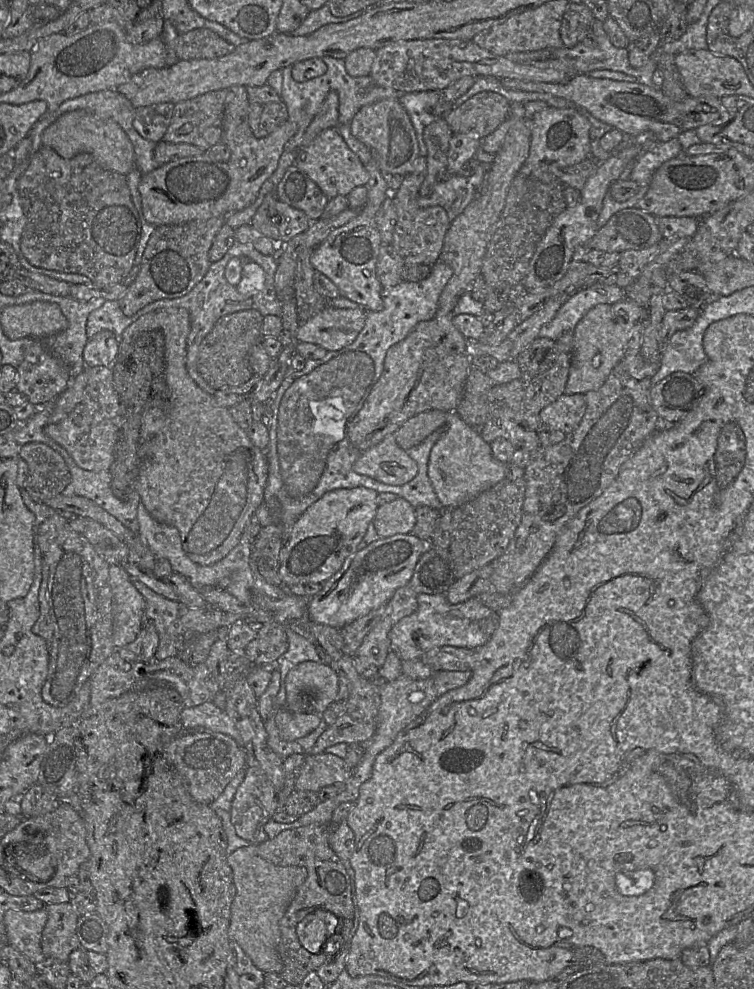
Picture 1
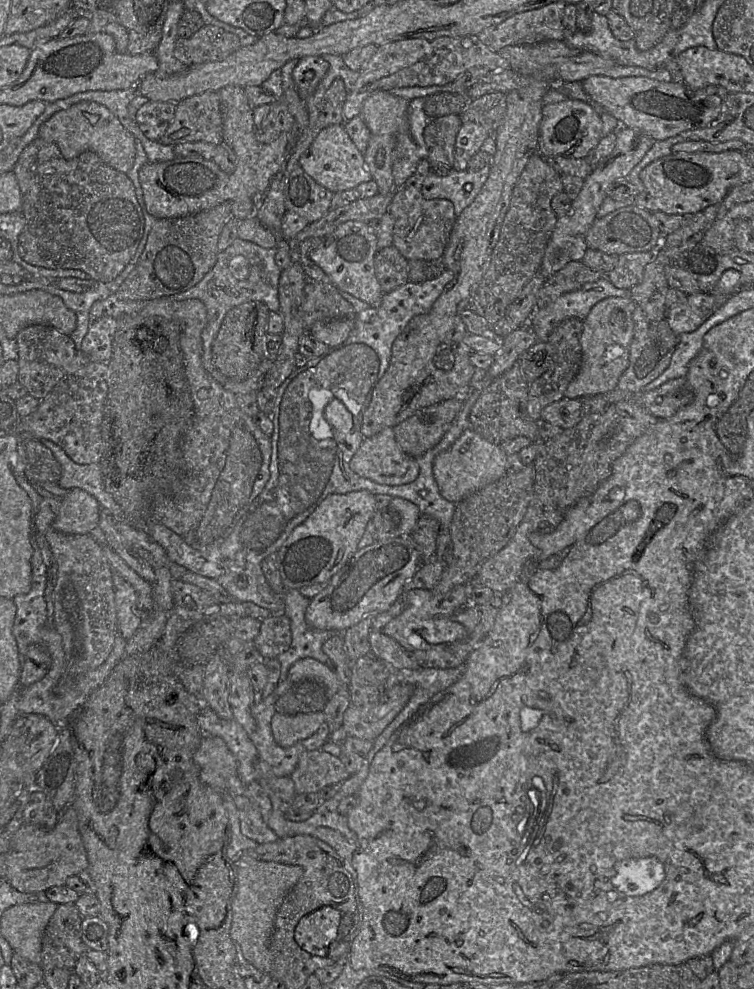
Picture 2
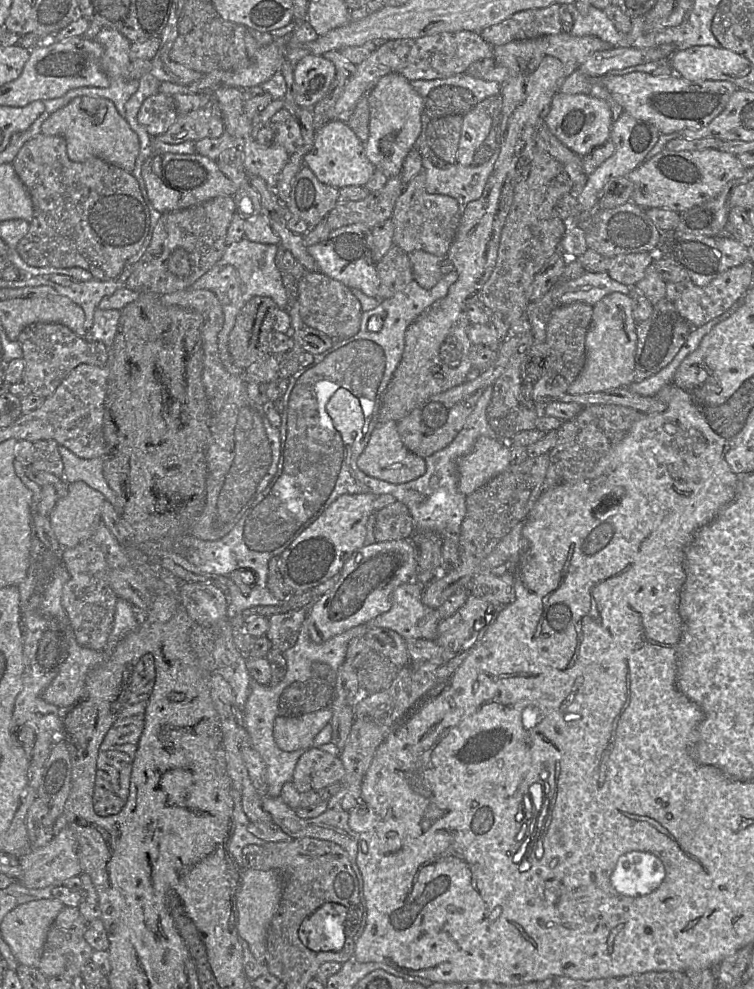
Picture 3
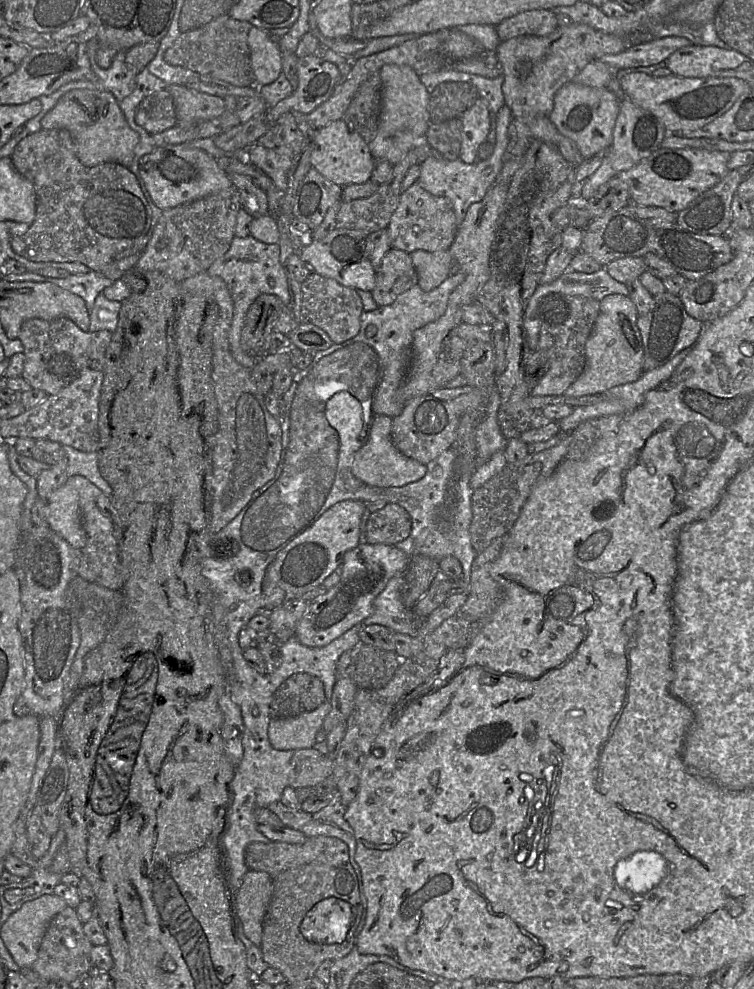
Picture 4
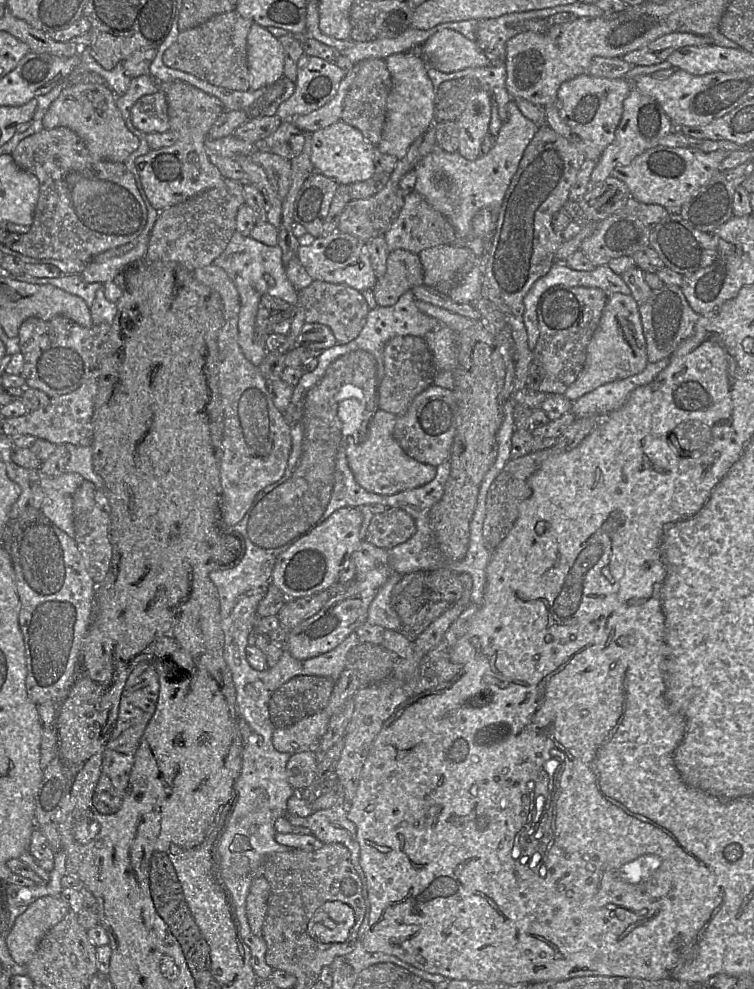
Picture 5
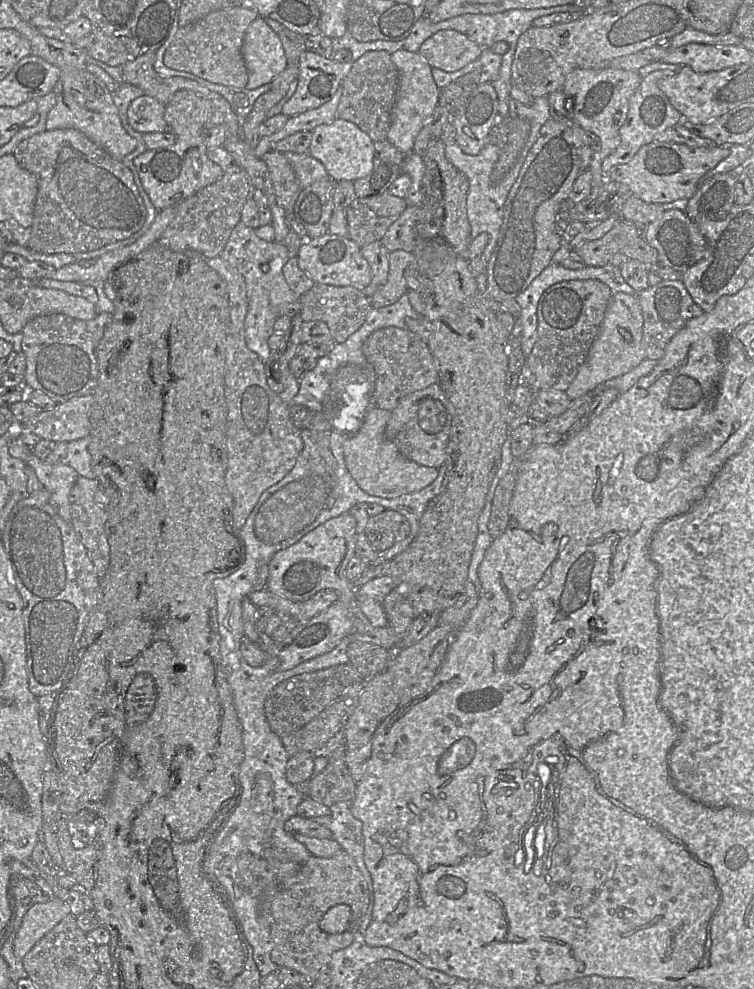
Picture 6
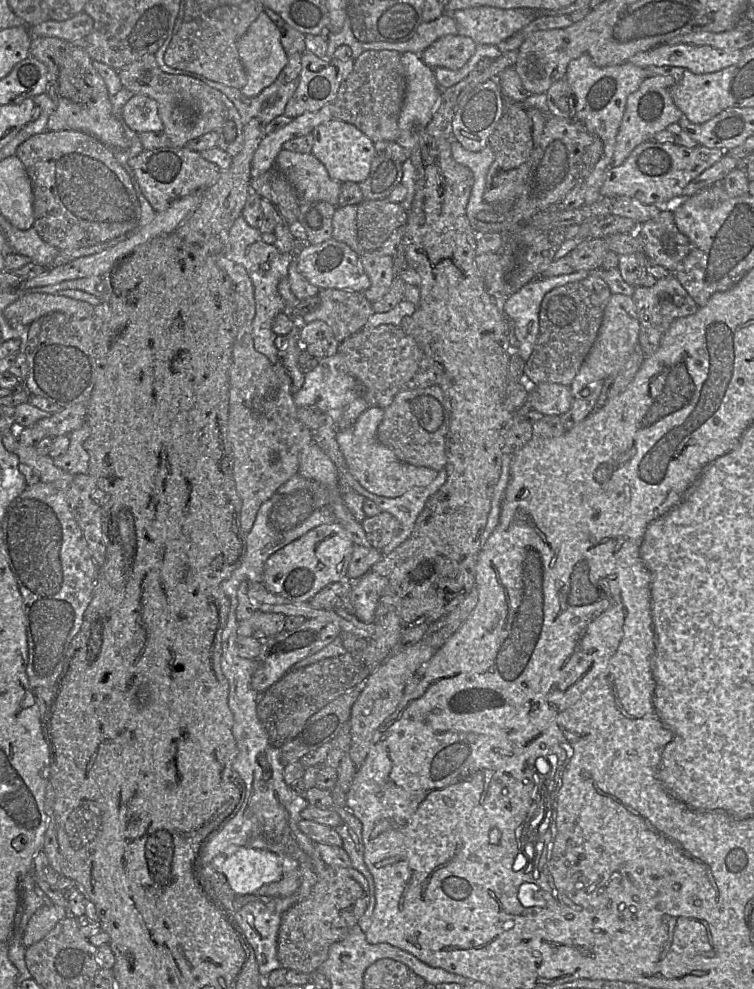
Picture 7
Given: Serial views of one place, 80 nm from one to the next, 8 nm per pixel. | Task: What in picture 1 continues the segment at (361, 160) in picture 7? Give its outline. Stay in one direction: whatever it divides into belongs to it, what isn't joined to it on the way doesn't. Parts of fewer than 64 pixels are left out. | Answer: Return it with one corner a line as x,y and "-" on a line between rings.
337,128
322,131
308,146
297,152
295,164
305,172
329,198
348,196
356,187
366,186
369,173
360,158
349,148

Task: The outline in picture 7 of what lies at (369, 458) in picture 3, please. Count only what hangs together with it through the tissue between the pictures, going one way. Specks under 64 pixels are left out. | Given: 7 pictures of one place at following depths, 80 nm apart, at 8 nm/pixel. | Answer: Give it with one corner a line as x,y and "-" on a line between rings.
368,407
351,426
337,430
336,441
349,472
367,491
387,498
399,497
415,487
428,486
438,475
437,471
401,462
391,449
378,441
377,430
383,416
384,409

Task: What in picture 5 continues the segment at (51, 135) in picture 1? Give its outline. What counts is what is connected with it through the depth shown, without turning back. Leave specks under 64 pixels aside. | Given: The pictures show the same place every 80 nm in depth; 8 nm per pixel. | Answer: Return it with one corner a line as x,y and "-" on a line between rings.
77,83
65,88
51,103
43,117
43,127
67,127
73,130
85,143
91,155
101,160
124,163
139,146
138,138
126,127
121,111
116,105
115,93
105,83

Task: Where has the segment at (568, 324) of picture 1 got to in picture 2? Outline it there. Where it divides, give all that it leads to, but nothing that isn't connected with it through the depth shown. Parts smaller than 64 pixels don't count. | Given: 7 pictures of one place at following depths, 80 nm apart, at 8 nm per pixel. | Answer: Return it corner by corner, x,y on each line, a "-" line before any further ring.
605,276
558,296
544,308
536,309
528,323
535,332
537,342
548,342
559,323
569,318
583,321
598,302
609,297
630,298
630,290
615,287

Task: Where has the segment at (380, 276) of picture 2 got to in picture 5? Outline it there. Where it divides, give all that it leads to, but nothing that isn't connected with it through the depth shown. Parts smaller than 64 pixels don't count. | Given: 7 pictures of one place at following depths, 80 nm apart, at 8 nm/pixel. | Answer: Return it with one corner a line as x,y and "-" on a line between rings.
403,249
390,251
386,271
371,289
378,306
392,306
414,286
423,284
423,269
417,254

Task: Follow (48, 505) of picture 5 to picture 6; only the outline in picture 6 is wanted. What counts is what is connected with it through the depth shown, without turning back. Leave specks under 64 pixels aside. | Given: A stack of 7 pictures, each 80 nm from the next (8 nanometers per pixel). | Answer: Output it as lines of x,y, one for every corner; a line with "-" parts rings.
31,454
24,461
33,469
44,489
49,494
50,503
54,506
59,516
66,522
71,522
70,492
78,473
67,465
50,465

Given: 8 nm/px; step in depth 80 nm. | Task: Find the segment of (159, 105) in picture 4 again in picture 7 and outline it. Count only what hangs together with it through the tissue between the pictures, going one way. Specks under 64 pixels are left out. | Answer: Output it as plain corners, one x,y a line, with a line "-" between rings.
132,96
124,105
122,116
125,123
138,134
163,131
158,104
148,96

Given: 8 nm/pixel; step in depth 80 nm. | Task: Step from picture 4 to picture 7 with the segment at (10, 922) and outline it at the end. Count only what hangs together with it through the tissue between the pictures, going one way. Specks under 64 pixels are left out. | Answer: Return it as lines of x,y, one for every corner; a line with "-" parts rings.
58,905
43,906
30,918
22,936
28,948
43,939
61,920
69,915
68,909

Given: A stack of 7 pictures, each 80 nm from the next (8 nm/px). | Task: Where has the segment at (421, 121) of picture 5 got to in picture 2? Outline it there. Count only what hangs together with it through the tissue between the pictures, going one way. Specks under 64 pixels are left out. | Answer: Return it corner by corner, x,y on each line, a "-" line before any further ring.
386,90
372,93
363,103
360,116
370,130
370,140
364,154
364,161
372,180
377,183
379,194
389,194
395,190
392,153
398,134
410,132
408,105
409,100
395,96
391,91

